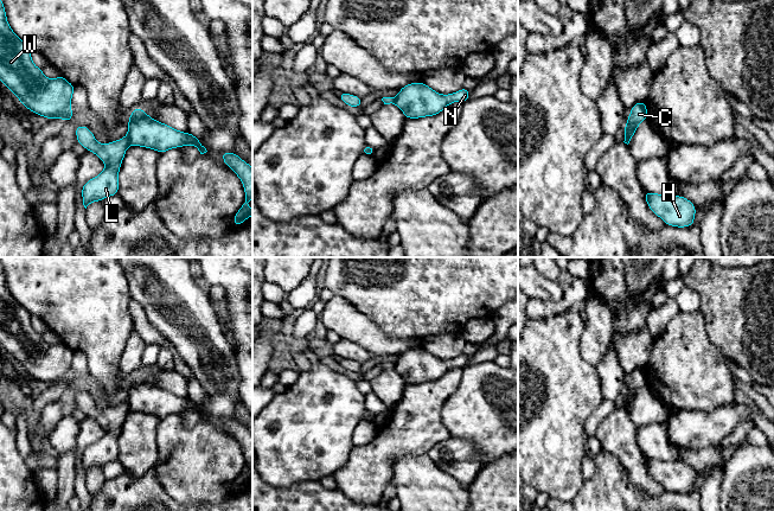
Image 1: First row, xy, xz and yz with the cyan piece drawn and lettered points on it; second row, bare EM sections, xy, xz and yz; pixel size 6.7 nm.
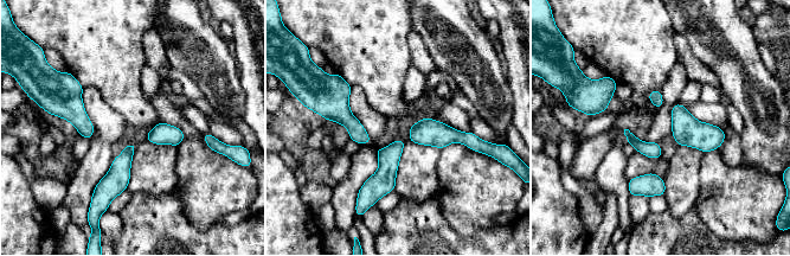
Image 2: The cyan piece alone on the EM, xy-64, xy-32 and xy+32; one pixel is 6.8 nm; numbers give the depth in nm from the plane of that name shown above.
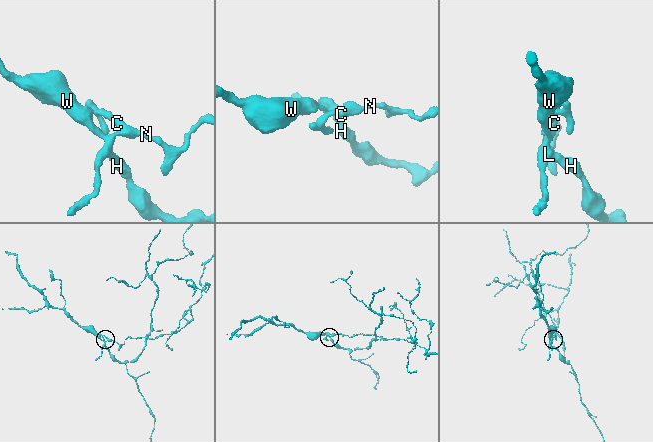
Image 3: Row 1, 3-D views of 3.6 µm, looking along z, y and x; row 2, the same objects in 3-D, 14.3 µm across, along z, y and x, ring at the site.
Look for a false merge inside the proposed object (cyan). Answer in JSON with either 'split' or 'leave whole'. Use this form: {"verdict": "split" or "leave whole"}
{"verdict": "split"}

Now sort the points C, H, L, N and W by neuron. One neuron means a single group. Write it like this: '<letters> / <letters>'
C N / H L W

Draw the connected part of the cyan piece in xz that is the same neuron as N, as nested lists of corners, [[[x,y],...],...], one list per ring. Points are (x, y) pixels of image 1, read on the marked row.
[[[422,82],[410,83],[402,89],[395,98],[395,104],[404,113],[405,119],[420,119],[434,116],[441,113],[448,104],[469,100],[471,90],[461,90],[441,95]]]

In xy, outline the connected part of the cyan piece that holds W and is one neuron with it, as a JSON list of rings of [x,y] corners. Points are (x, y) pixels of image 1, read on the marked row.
[[[0,0],[0,81],[19,101],[49,120],[72,120],[75,87],[63,76],[50,79],[31,59],[31,49],[13,32]]]

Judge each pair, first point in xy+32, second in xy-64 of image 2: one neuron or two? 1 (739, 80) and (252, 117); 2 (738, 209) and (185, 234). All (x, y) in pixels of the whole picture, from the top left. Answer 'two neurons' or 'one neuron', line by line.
1: two neurons
2: two neurons

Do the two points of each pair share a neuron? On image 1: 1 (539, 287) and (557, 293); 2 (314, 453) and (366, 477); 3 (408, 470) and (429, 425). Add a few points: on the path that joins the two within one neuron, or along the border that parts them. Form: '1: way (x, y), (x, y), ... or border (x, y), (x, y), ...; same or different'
1: way (544, 289), (552, 292); same
2: border (354, 446), (349, 460), (331, 476); different
3: border (426, 453), (401, 455), (396, 460), (392, 471); different

